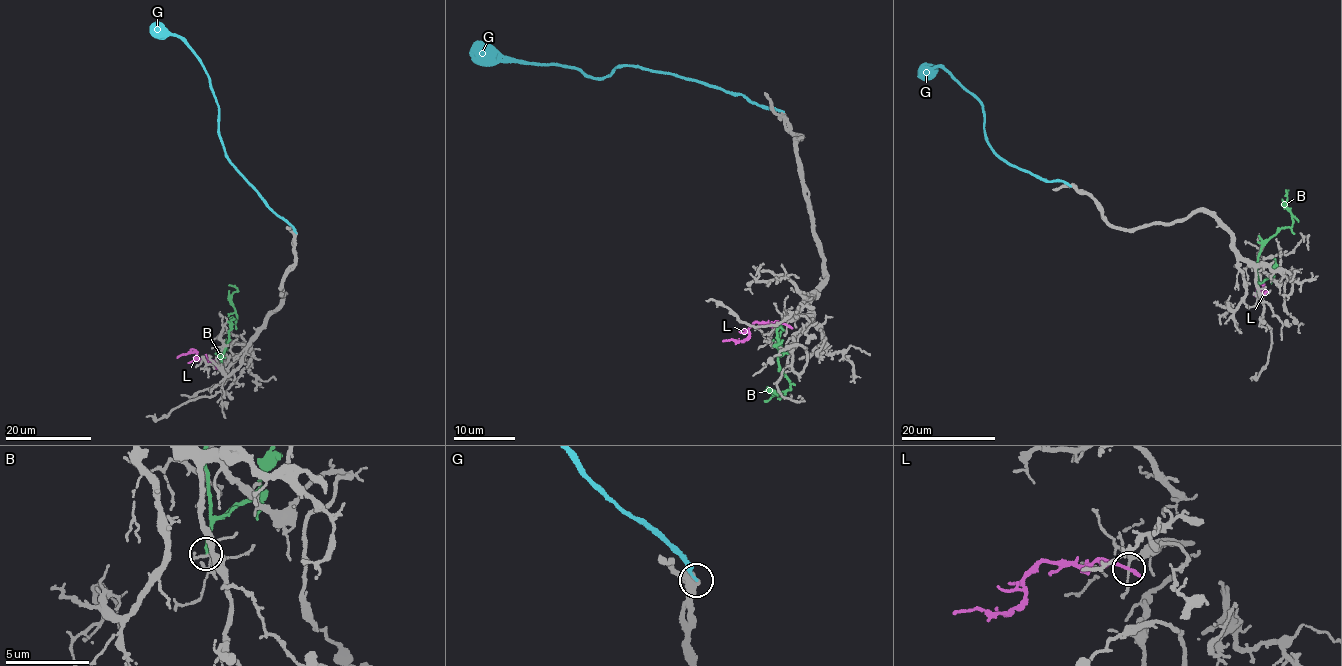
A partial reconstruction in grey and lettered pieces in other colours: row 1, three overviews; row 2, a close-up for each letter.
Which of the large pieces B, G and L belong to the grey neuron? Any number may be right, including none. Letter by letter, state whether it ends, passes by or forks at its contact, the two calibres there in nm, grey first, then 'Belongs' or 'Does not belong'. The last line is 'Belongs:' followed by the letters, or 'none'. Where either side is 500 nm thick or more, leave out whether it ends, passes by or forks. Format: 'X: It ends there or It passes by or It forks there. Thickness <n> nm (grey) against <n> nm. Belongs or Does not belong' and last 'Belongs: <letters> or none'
B: It ends there. Thickness 240 nm (grey) against 200 nm. Does not belong
G: It ends there. Thickness 200 nm (grey) against 180 nm. Belongs
L: It ends there. Thickness 170 nm (grey) against 220 nm. Does not belong
Belongs: G

